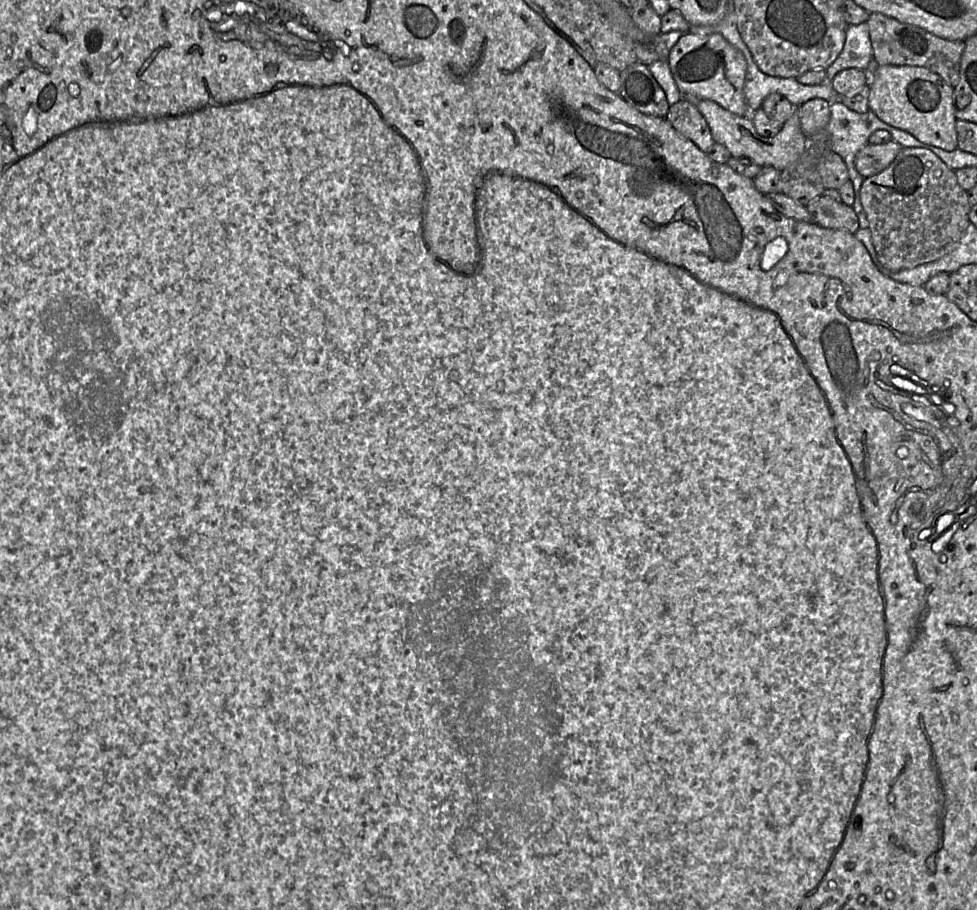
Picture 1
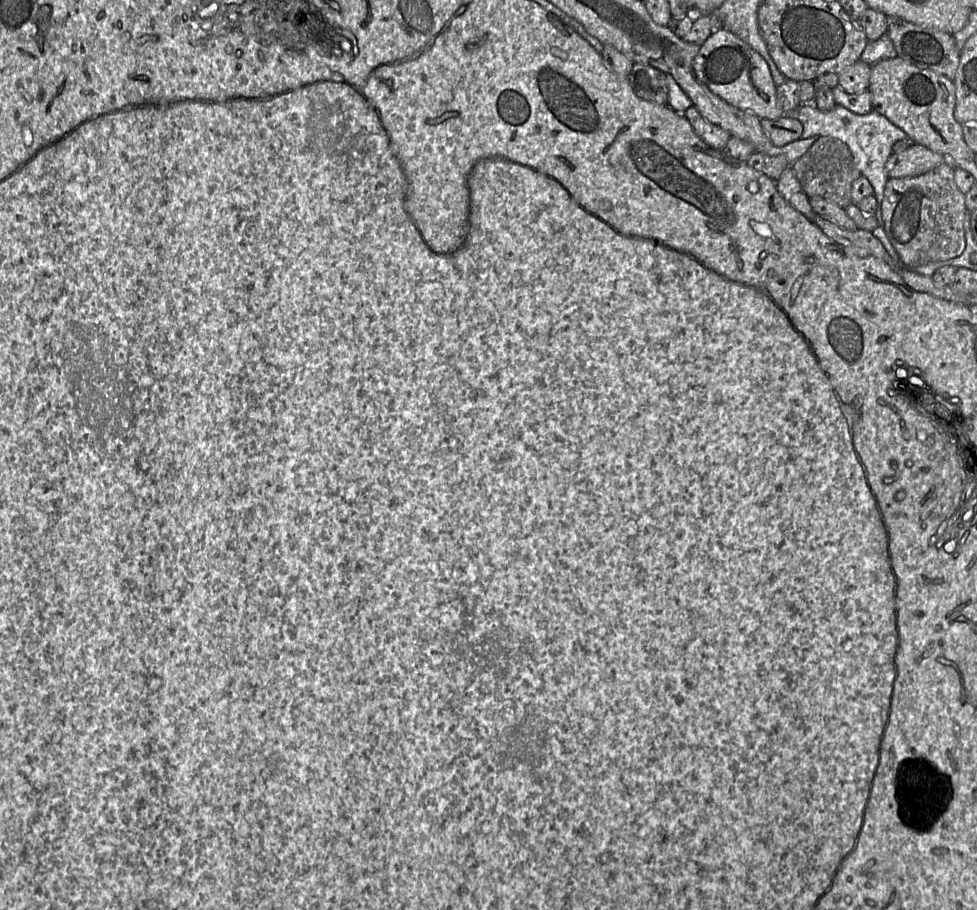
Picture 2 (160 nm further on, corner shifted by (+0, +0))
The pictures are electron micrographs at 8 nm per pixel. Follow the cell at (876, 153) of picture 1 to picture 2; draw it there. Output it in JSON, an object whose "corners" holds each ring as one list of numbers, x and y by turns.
{"corners":[[912,143,900,153,892,153,885,164,889,178,915,177,929,172,949,159,920,144]]}

